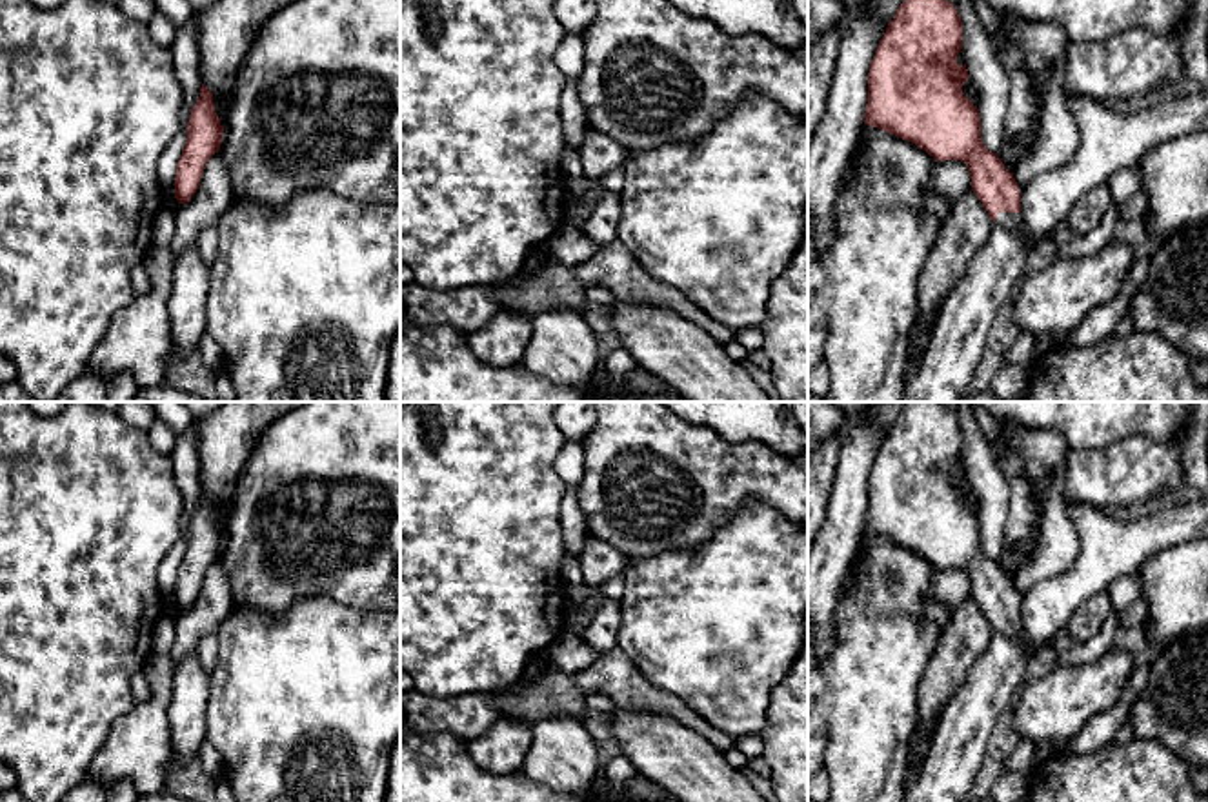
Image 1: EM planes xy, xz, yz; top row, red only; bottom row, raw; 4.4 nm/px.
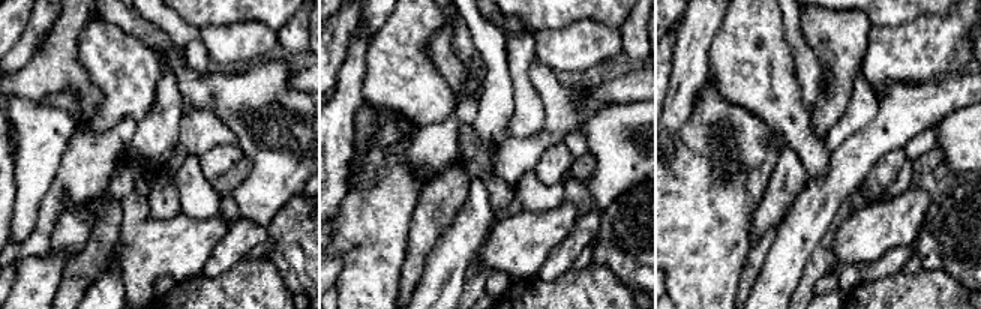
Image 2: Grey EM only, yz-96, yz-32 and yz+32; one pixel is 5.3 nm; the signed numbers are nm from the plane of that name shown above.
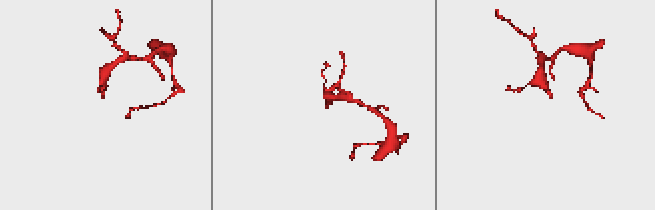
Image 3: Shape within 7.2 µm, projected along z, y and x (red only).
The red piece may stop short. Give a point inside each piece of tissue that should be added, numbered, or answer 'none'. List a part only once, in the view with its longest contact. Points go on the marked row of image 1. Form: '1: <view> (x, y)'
1: yz (1008, 220)

